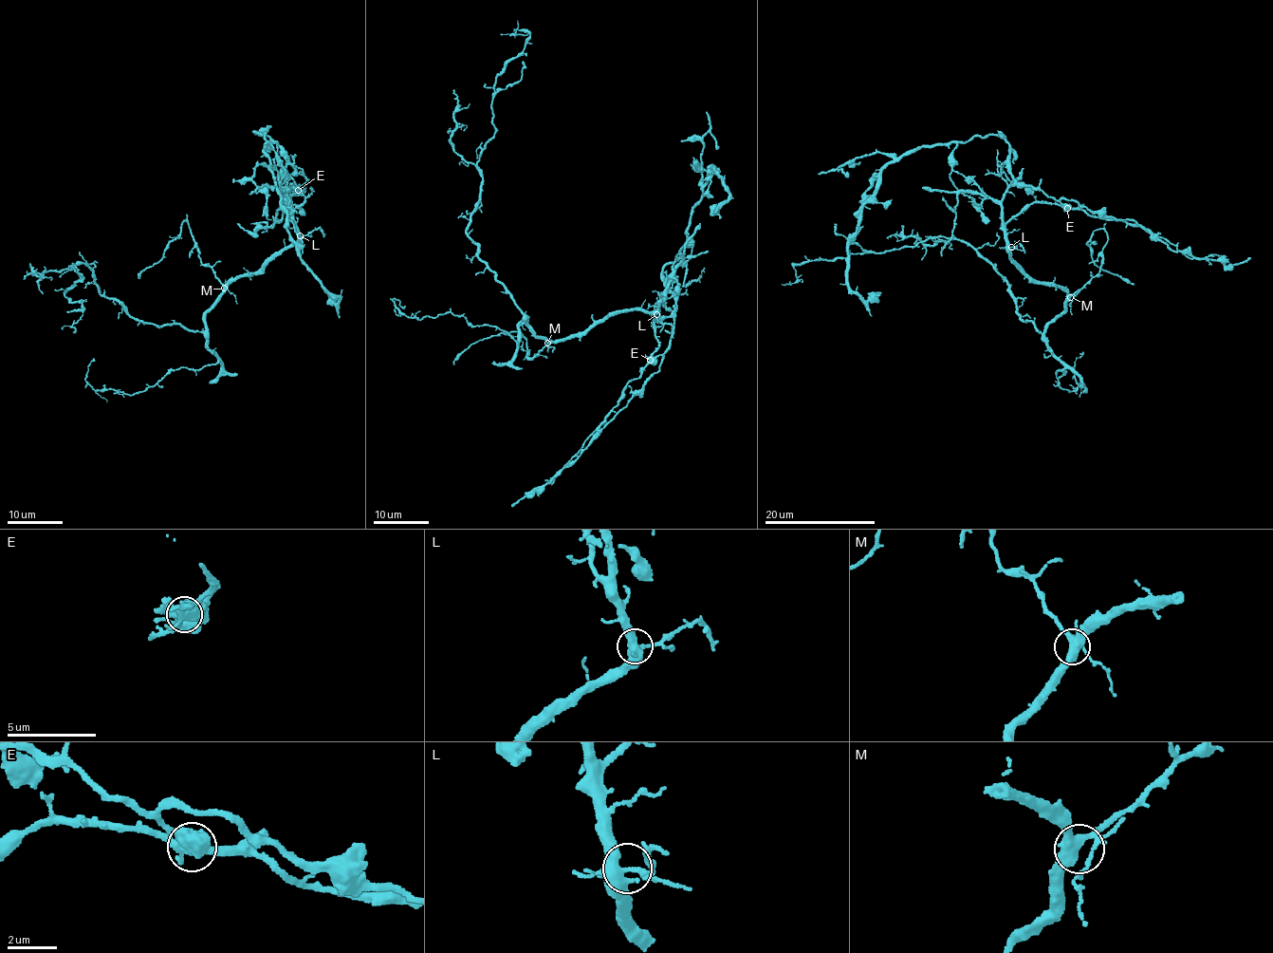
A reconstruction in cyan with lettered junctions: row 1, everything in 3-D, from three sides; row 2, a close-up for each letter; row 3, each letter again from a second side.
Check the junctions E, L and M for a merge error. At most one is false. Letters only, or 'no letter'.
E

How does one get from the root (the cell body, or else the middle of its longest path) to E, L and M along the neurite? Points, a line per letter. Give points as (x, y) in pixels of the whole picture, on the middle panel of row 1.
E: (600, 321), (626, 310), (653, 312), (660, 307), (658, 304), (654, 307), (653, 317), (658, 348), (650, 359)
L: (600, 321), (626, 310), (646, 309), (656, 314)
M: (600, 321), (582, 331), (547, 343)

